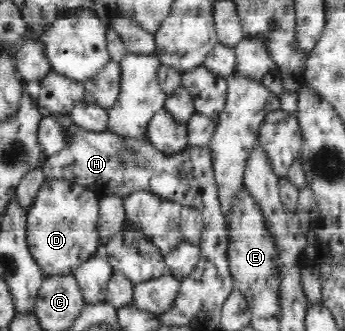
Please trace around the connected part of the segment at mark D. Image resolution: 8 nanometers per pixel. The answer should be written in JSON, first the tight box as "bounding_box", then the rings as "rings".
{"bounding_box":[26,179,101,276],"rings":[[[45,179],[39,187],[26,215],[26,242],[45,275],[71,276],[86,260],[93,259],[101,244],[98,203],[94,190],[65,179]]]}

